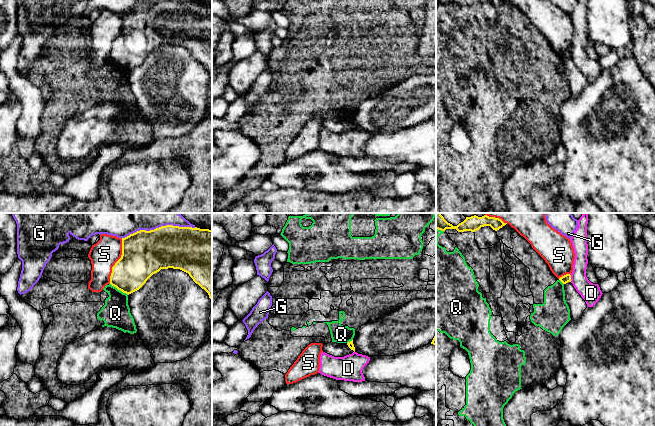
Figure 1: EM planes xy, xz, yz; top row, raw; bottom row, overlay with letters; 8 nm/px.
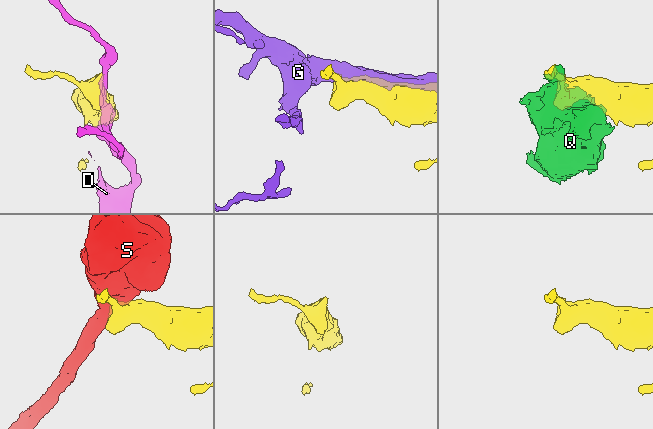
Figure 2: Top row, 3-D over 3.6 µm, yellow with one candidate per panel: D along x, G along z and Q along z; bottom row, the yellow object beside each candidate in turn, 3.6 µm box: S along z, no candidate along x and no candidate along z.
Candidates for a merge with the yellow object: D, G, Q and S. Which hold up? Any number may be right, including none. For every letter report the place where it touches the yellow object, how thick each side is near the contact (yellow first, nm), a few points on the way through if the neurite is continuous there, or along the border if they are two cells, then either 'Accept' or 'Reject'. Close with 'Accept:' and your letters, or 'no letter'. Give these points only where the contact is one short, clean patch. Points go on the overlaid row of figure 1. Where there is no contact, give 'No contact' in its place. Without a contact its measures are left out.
D: Touches yellow at yz (570, 278). Thickness 70 nm (yellow) against 160 nm. Reject
G: Touches yellow at xy (159, 227). Thickness 360 nm (yellow) against 300 nm. Reject
Q: Touches yellow at xy (119, 289). Thickness 300 nm (yellow) against 220 nm. Reject
S: Touches yellow at xy (117, 261). Thickness 360 nm (yellow) against 220 nm. Reject
Accept: no letter

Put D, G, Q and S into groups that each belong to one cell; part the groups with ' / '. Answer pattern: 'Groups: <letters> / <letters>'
Groups: D / G / Q / S

